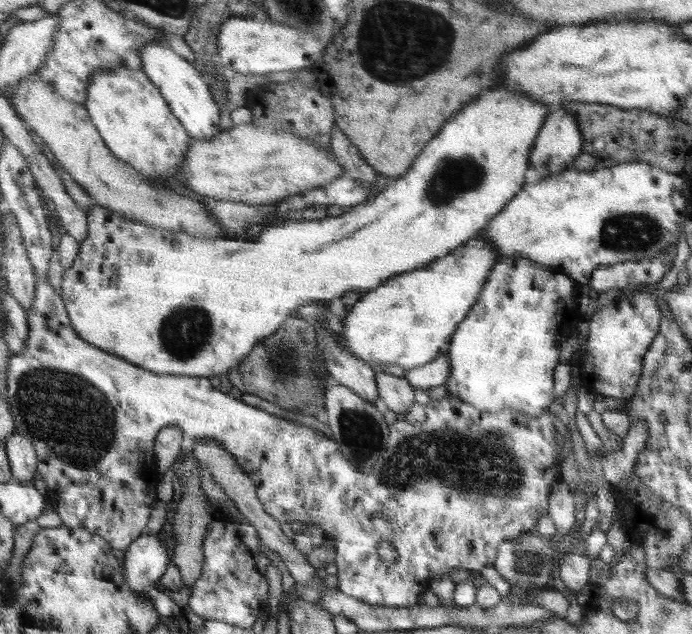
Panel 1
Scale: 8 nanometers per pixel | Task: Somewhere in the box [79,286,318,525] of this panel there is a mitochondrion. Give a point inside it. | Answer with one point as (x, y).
(186, 332)

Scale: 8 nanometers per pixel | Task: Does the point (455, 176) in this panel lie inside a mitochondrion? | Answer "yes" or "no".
yes

